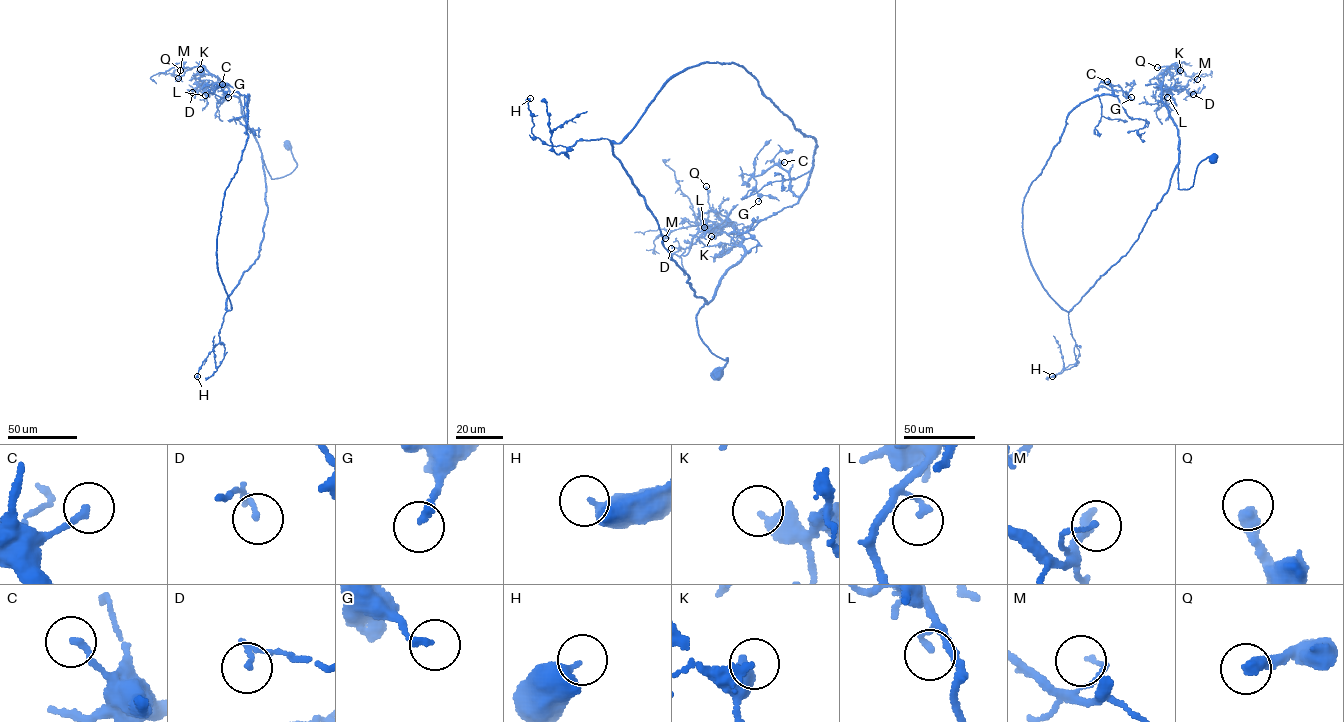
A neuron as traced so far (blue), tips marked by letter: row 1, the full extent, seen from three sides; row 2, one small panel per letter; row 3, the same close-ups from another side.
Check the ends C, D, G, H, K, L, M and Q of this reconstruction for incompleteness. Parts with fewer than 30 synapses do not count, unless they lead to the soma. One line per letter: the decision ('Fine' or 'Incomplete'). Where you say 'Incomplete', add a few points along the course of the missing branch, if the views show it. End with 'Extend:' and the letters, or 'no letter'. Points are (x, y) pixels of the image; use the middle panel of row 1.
C: Fine
D: Fine
G: Fine
H: Fine
K: Fine
L: Fine
M: Fine
Q: Fine
Extend: no letter

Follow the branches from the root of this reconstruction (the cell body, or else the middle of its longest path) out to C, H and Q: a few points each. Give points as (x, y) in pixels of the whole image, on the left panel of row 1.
C: (287, 145), (284, 176), (261, 157), (263, 237), (227, 310), (217, 235), (249, 95), (222, 84)
H: (287, 145), (297, 167), (284, 176), (271, 178), (261, 157), (259, 255), (197, 376)
Q: (287, 145), (297, 167), (284, 176), (272, 179), (238, 98), (203, 67), (180, 70)

